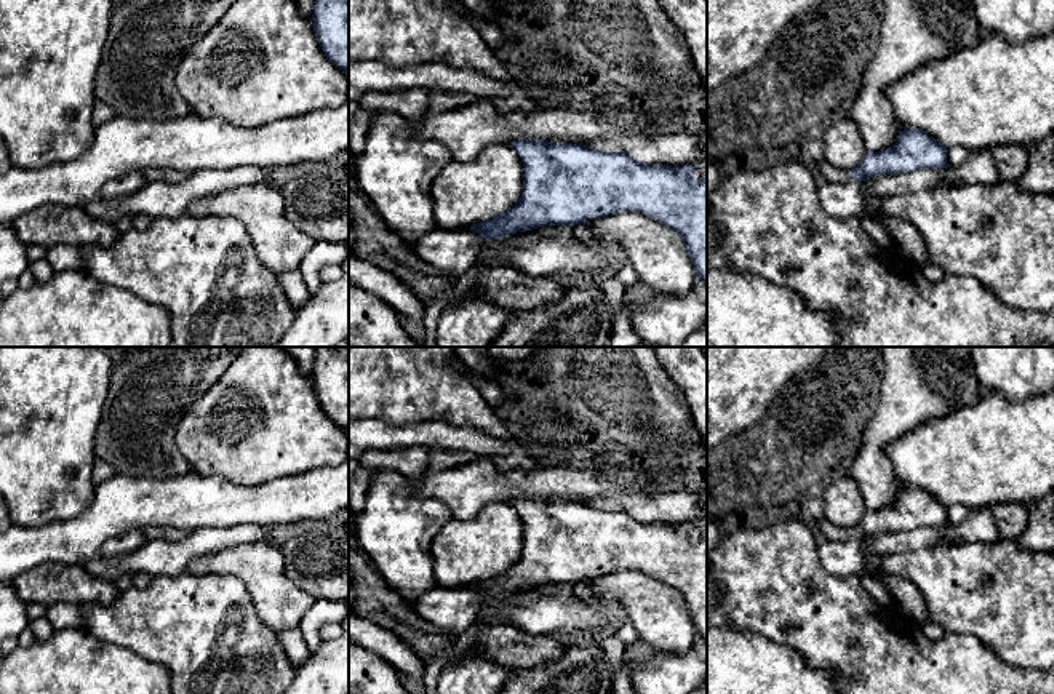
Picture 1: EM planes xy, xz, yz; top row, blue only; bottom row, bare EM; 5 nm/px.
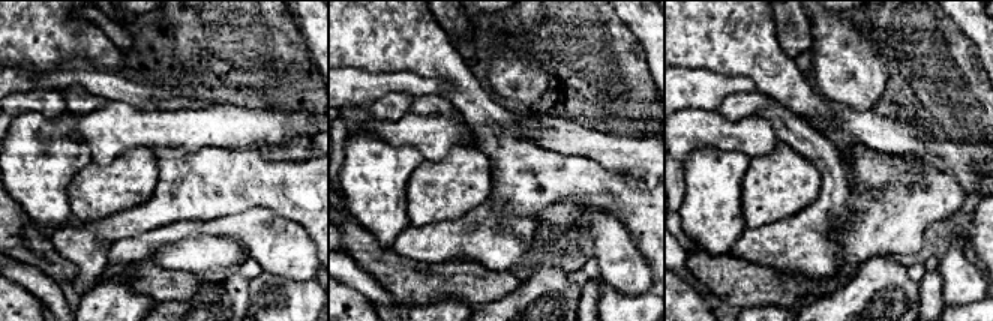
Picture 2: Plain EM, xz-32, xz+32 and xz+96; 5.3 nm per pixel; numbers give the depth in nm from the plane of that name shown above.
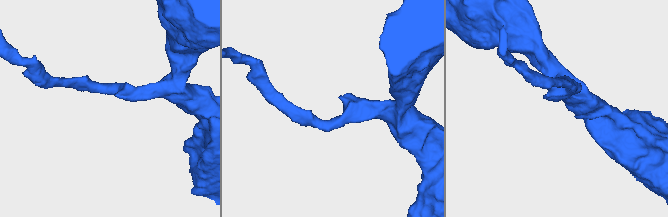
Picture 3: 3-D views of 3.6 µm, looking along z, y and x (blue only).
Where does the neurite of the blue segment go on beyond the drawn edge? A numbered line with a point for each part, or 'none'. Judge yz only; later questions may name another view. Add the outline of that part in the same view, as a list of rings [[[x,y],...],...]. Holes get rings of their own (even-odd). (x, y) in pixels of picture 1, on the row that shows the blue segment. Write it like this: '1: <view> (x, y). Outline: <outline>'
1: yz (830, 173). Outline: [[[825,160],[819,162],[816,166],[817,166],[819,173],[824,176],[824,181],[846,182],[846,181],[852,179],[849,170],[838,170],[835,166],[832,166],[830,163],[827,163]]]

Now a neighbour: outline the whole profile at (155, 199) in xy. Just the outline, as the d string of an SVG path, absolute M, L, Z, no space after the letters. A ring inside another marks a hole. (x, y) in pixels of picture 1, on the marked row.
M258 166L230 170L202 170L186 174L179 182L147 182L138 192L110 198L101 197L83 205L91 216L115 222L122 216L147 214L150 217L178 217L187 213L189 205L205 195L254 182L269 182L288 171L270 171Z

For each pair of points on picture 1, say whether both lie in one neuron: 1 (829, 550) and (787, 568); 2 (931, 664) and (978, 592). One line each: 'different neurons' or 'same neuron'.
1: different neurons
2: different neurons

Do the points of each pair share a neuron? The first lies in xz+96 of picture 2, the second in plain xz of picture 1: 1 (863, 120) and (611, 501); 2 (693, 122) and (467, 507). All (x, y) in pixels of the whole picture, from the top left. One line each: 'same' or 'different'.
1: same
2: same

